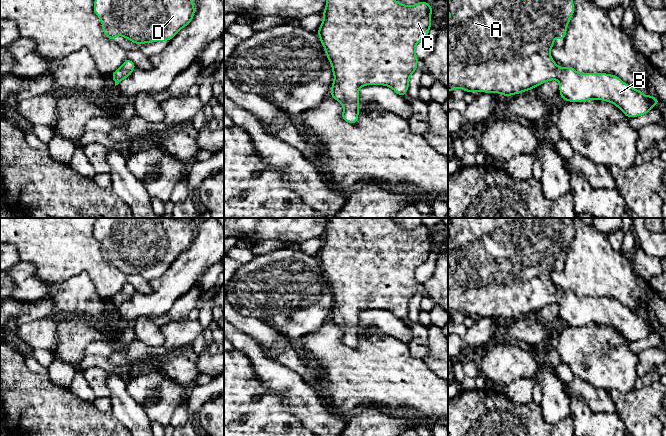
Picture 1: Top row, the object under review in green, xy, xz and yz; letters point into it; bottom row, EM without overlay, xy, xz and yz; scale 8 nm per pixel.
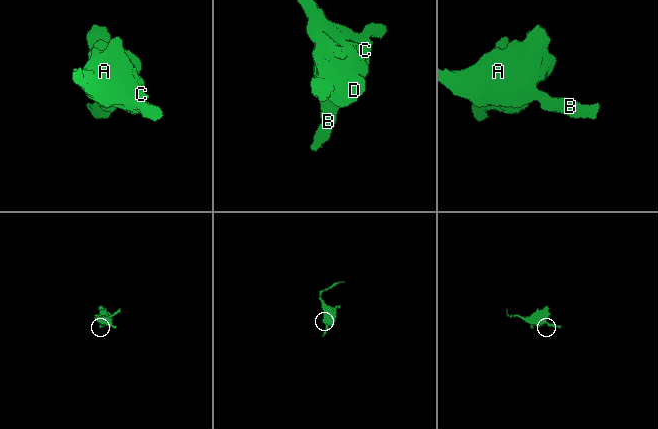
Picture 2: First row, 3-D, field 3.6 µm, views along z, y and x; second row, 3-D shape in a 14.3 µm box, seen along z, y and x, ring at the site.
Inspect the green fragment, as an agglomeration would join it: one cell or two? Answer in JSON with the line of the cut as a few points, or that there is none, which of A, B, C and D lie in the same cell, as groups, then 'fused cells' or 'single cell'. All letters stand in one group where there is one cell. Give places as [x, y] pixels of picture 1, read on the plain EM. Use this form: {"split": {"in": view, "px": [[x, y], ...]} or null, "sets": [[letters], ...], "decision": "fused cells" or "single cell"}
{"split": null, "sets": [["A", "B", "C", "D"]], "decision": "single cell"}

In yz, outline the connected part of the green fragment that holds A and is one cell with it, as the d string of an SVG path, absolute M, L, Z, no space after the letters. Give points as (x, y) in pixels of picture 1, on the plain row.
M451 218L448 225L448 235L450 241L448 242L448 316L455 312L461 312L466 316L478 315L480 317L499 317L503 320L511 320L522 317L527 314L532 314L534 311L557 303L559 306L560 321L570 326L586 326L591 323L604 324L611 326L617 330L627 341L632 342L647 338L658 325L653 319L646 320L638 313L634 313L628 308L624 307L619 301L605 297L578 297L573 291L558 291L552 283L550 274L554 270L554 264L558 260L560 265L563 265L567 255L567 250L570 242L574 237L574 228L572 222L575 218L529 218L527 225L522 218Z

